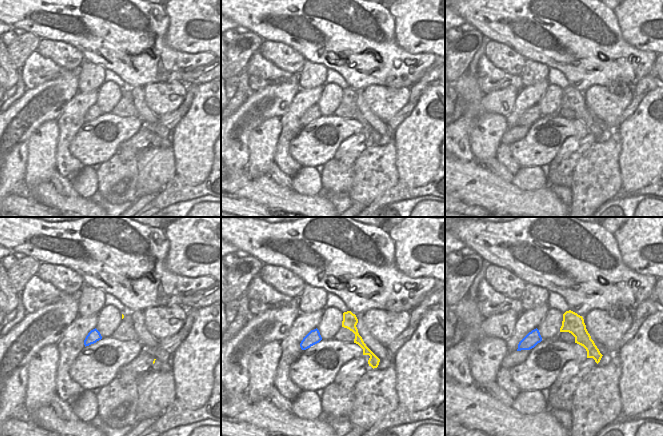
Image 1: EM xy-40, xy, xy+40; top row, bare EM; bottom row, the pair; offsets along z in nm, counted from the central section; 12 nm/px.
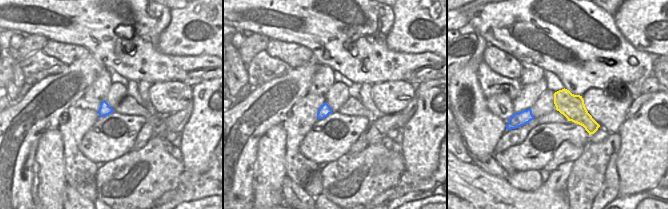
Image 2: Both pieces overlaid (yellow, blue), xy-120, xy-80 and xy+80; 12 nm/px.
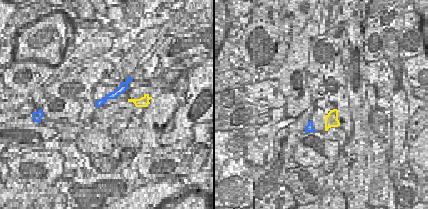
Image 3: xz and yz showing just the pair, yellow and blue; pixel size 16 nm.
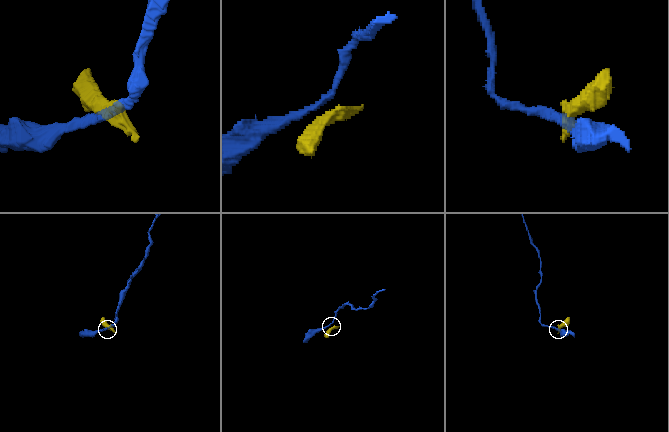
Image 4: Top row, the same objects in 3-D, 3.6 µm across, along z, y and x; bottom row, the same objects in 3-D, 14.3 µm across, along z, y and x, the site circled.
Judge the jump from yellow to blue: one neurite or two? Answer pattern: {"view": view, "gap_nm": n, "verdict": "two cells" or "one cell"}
{"view": "xy+40", "gap_nm": 240, "verdict": "two cells"}

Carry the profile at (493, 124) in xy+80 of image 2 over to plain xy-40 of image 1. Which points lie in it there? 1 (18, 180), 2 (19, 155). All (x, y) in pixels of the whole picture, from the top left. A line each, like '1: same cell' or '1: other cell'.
1: other cell
2: other cell

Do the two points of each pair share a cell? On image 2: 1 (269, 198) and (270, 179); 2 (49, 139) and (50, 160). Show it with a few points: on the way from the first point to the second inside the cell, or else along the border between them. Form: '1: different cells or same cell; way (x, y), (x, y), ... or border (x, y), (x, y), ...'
1: same cell; way (269, 193), (269, 184)
2: same cell; way (50, 144), (50, 155)

